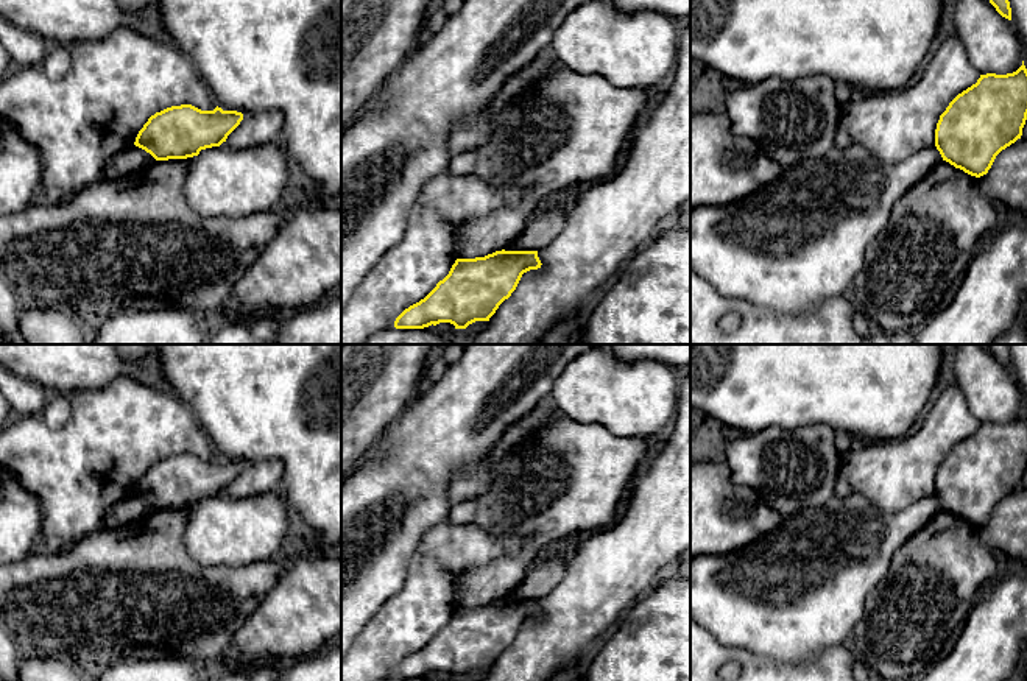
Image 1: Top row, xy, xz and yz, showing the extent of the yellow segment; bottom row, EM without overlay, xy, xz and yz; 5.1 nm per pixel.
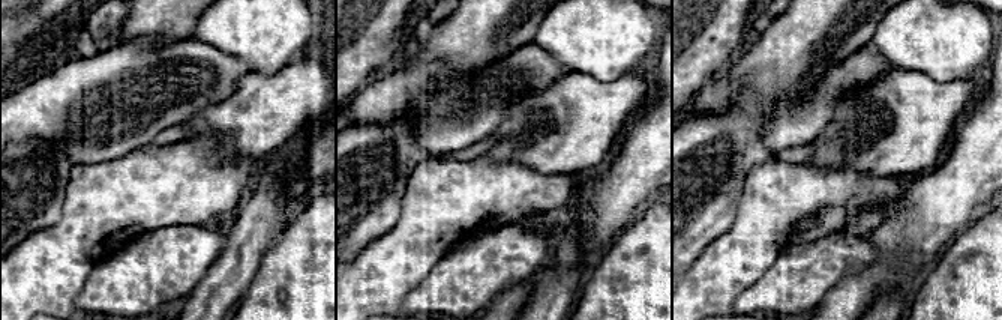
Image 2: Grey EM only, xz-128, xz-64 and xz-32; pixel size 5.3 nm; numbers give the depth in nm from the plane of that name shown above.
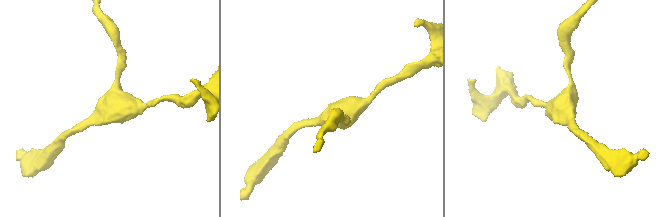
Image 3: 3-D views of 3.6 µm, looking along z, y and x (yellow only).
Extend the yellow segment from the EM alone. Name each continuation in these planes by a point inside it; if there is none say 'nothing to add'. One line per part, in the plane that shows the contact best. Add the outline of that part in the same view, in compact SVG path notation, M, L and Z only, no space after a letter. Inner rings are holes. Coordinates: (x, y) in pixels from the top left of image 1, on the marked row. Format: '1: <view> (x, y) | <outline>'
nothing to add

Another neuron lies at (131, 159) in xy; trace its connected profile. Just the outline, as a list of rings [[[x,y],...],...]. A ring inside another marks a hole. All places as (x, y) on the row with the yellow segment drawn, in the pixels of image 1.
[[[132,145],[126,150],[118,151],[106,162],[103,178],[117,179],[131,175],[153,162],[156,162],[156,159],[150,153]]]

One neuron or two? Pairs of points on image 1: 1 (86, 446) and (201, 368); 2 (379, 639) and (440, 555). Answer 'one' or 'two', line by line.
1: two
2: one

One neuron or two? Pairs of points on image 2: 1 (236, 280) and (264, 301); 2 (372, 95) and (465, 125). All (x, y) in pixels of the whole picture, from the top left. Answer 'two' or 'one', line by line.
1: two
2: one

